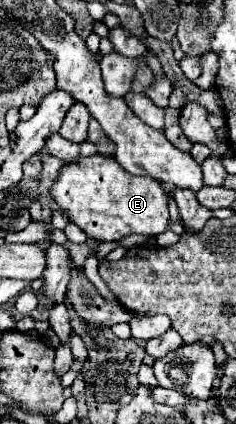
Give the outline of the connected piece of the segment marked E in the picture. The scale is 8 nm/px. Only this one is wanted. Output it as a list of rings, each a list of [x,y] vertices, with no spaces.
[[[94,154],[64,164],[50,188],[50,196],[70,222],[98,242],[114,242],[130,234],[156,236],[168,230],[168,196],[160,182],[148,176],[126,174],[112,156]]]

